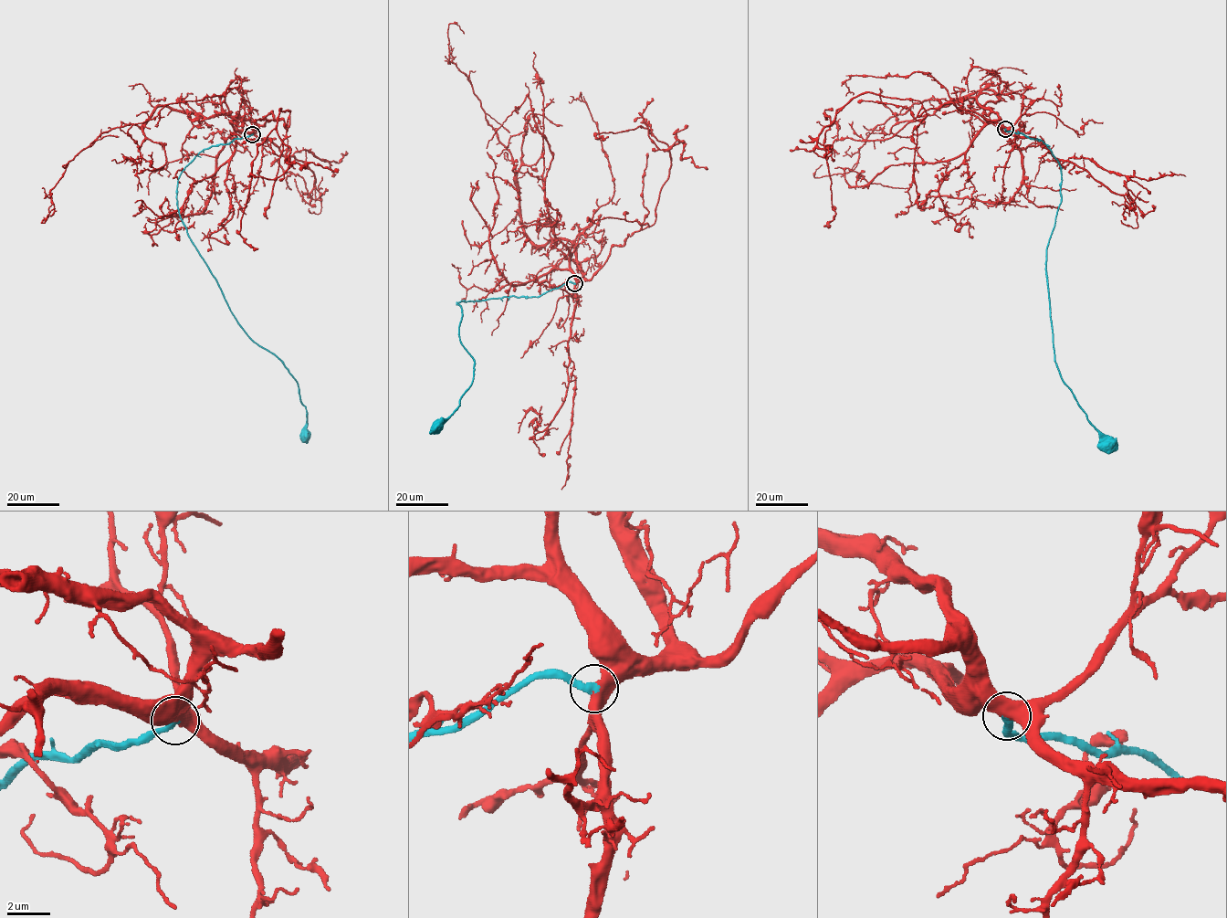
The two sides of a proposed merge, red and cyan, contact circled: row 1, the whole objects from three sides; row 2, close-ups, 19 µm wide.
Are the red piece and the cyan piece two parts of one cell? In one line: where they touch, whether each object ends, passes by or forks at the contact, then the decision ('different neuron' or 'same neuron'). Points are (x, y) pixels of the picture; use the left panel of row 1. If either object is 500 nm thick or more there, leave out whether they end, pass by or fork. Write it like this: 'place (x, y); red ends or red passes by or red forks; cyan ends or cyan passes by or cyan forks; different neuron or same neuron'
place (252, 134); red passes by; cyan ends; same neuron

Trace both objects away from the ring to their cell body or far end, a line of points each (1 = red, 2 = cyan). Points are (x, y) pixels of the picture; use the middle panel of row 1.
1: (574, 283), (583, 278), (576, 249), (527, 237), (511, 153), (448, 63), (448, 25), (464, 33)
2: (574, 283), (538, 296), (456, 302), (473, 379), (456, 409), (436, 425)

